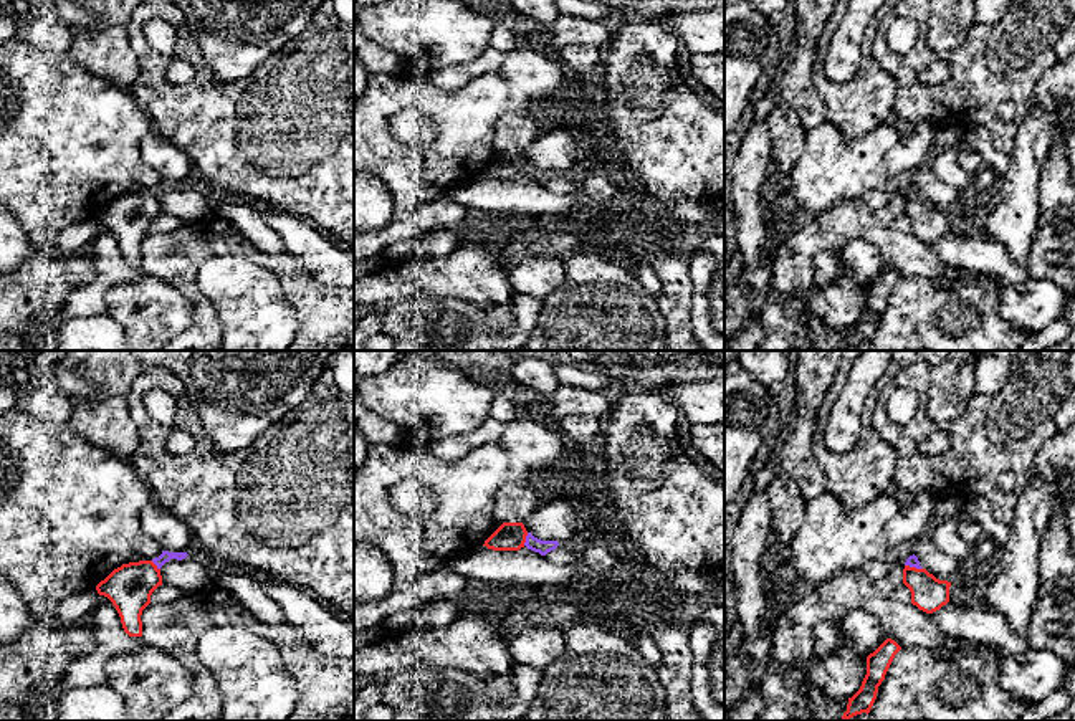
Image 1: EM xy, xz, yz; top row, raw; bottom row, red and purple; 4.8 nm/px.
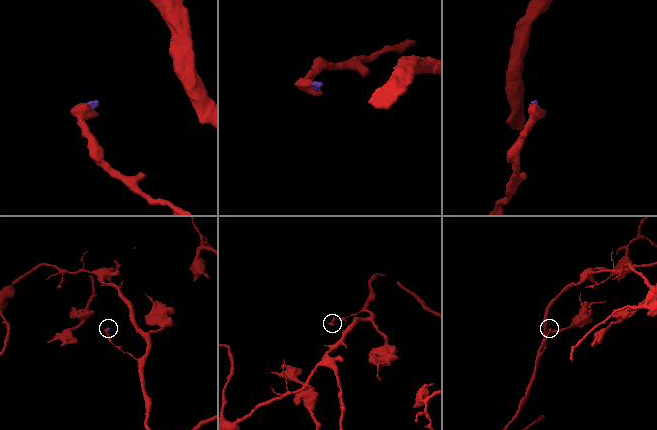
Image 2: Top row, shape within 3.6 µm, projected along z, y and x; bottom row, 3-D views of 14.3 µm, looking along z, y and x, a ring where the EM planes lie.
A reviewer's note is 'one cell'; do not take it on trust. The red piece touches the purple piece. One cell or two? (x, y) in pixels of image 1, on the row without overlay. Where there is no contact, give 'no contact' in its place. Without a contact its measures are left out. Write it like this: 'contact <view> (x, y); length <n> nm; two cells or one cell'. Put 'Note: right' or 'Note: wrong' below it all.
contact xz (525, 169); length 70 nm; one cell
Note: right

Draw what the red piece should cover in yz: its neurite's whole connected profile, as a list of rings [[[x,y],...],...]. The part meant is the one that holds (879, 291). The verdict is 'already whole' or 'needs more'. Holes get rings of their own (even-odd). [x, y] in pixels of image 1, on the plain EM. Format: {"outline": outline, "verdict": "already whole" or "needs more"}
{"outline": [[[886,268],[873,283],[867,286],[867,304],[860,319],[848,327],[847,341],[843,342],[842,351],[848,351],[862,342],[870,342],[877,329],[878,316],[885,309],[886,301],[900,279],[901,276],[895,270]]], "verdict": "already whole"}

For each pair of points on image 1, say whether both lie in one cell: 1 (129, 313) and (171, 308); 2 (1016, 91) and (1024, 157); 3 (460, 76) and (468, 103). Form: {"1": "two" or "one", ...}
{"1": "one", "2": "two", "3": "two"}

